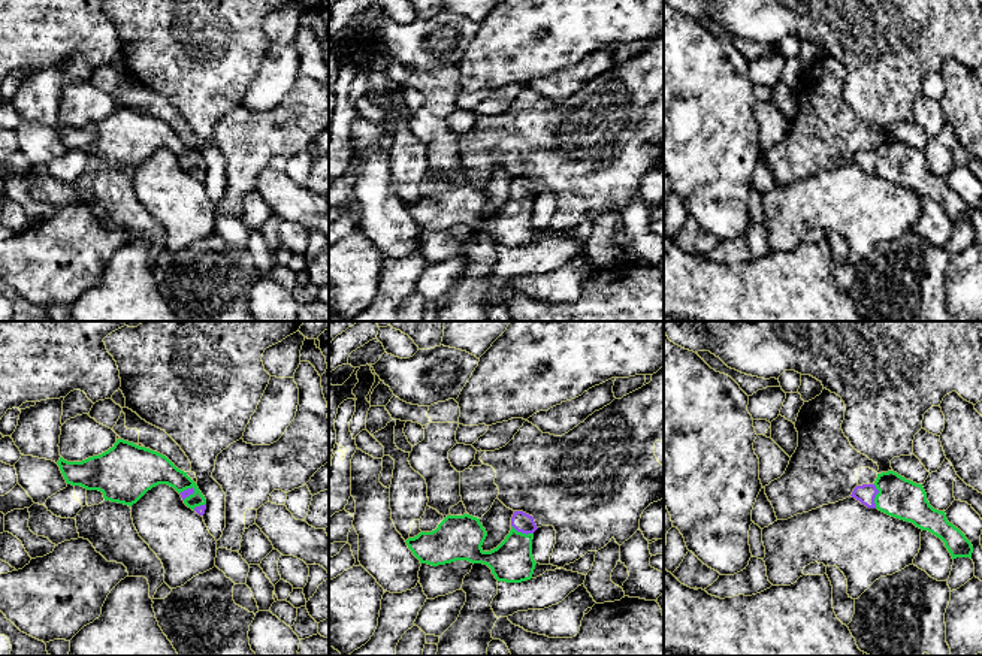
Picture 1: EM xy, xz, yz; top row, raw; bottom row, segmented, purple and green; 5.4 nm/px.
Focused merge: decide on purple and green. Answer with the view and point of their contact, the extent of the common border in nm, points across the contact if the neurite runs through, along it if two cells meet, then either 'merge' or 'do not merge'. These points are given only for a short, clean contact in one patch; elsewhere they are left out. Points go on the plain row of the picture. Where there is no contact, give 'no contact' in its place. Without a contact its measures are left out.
yz (875, 162) | 130 nm | across yz (866, 159), (875, 162), (900, 163) | merge

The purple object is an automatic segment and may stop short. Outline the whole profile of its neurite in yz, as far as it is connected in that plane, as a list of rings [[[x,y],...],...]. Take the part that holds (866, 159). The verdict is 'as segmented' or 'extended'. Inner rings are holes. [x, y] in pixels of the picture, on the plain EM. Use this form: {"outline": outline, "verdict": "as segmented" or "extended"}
{"outline": [[[894,136],[877,139],[873,149],[856,151],[850,160],[867,173],[913,188],[945,208],[952,224],[970,223],[972,208],[948,187],[945,176],[934,175],[927,166],[922,149],[916,149]]], "verdict": "extended"}

